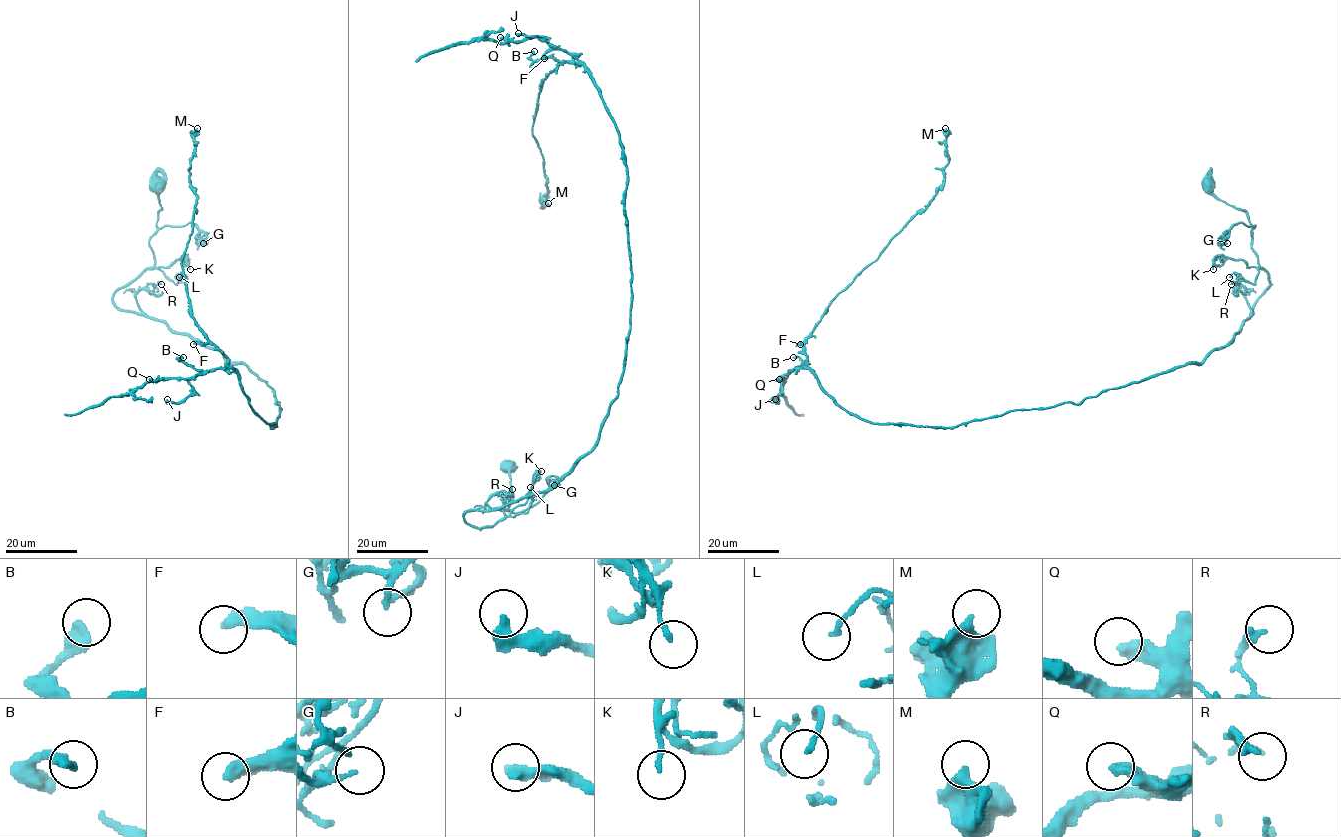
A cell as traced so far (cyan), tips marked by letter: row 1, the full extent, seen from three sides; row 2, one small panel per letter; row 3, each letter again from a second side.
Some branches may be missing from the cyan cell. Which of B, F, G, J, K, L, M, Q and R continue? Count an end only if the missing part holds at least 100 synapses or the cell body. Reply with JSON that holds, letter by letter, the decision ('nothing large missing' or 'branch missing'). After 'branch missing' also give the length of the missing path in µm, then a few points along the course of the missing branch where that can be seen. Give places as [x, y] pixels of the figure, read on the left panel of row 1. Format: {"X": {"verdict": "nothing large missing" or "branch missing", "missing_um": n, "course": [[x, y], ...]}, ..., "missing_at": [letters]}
{"B": {"verdict": "nothing large missing"}, "F": {"verdict": "nothing large missing"}, "G": {"verdict": "nothing large missing"}, "J": {"verdict": "nothing large missing"}, "K": {"verdict": "nothing large missing"}, "L": {"verdict": "nothing large missing"}, "M": {"verdict": "nothing large missing"}, "Q": {"verdict": "nothing large missing"}, "R": {"verdict": "nothing large missing"}, "missing_at": []}

